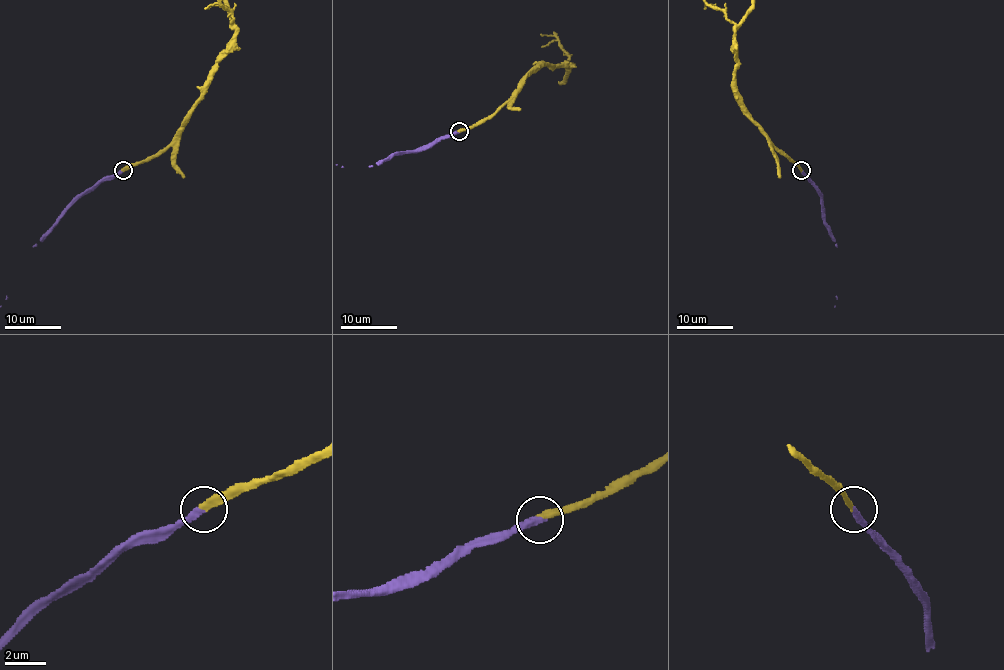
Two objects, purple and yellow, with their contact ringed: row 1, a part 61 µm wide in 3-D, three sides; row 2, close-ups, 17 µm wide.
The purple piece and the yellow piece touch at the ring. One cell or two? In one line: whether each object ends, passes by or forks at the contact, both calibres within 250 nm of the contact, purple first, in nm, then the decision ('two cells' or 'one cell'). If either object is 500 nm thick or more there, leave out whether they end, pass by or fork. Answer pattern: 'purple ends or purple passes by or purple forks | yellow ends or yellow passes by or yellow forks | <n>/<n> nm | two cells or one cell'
purple ends | yellow ends | 320/320 nm | one cell

